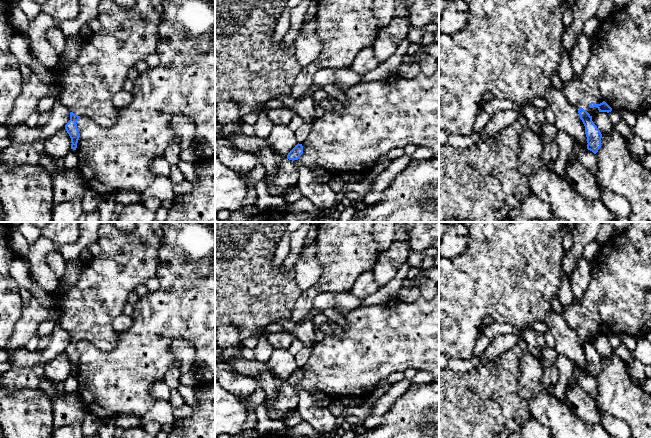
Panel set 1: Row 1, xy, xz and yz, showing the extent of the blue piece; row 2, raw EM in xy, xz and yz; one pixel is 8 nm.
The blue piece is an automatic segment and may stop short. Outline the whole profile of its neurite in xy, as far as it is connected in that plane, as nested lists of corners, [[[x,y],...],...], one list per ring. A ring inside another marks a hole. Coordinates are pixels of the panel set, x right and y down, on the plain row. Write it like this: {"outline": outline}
{"outline": [[[102,222],[97,241],[101,253],[83,263],[81,276],[72,288],[68,291],[57,289],[53,293],[54,302],[50,307],[45,307],[33,296],[29,302],[22,303],[21,317],[14,325],[5,349],[12,351],[25,348],[28,341],[37,334],[39,325],[52,320],[60,323],[70,334],[70,344],[65,353],[71,362],[71,373],[77,372],[80,357],[76,347],[80,342],[87,342],[100,350],[112,350],[119,336],[113,327],[114,319],[122,314],[130,293],[156,276],[162,235],[163,222],[137,222],[131,233],[123,233],[110,222]]]}

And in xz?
{"outline": [[[297,368],[287,379],[289,384],[298,384],[303,377],[303,370],[302,368]]]}

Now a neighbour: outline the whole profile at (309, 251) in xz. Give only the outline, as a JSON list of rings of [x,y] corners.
[[[316,243],[305,245],[302,249],[299,258],[314,258],[317,252],[317,245]]]

